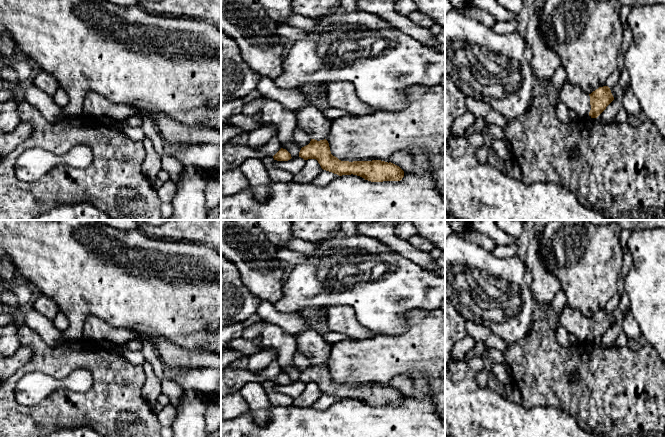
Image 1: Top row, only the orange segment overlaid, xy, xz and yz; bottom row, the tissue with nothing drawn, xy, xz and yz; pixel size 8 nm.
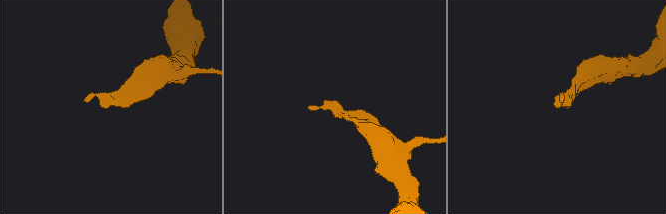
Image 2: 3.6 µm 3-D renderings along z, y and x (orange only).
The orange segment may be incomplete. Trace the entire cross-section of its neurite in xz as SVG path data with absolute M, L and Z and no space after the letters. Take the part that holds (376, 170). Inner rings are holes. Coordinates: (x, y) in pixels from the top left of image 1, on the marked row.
M310 101L296 112L297 126L311 138L308 145L301 148L299 157L304 160L316 159L323 170L339 176L357 175L371 182L400 181L404 171L391 162L372 161L341 161L333 156L326 140L332 120L325 117Z

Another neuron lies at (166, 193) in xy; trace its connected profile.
M168 180L157 190L161 203L172 203L176 195L176 185L173 181Z

